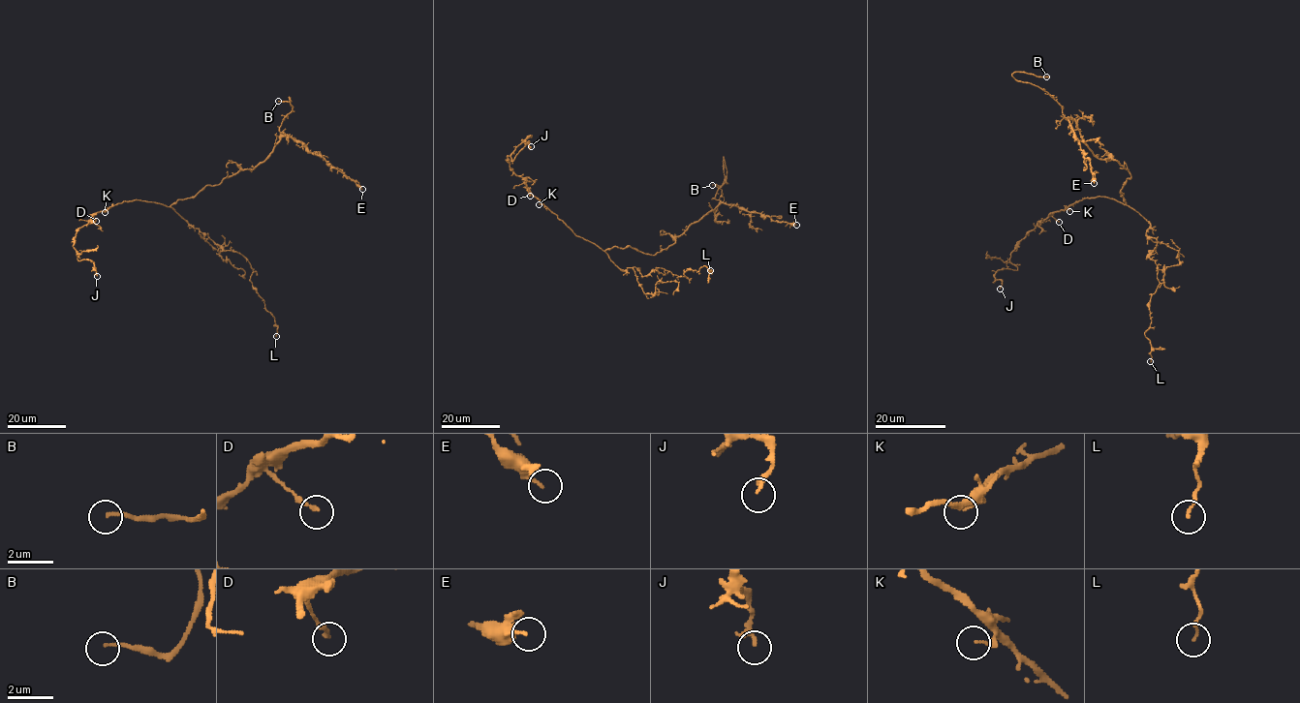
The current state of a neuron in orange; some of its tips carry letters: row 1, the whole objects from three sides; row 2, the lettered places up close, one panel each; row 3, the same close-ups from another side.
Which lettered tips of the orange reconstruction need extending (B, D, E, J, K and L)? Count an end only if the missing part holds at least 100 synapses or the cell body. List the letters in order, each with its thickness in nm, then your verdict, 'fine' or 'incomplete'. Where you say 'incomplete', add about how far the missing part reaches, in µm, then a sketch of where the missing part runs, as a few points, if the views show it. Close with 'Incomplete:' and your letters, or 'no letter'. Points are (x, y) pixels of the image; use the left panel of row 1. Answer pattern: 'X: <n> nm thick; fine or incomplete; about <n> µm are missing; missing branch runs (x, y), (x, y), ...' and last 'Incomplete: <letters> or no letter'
B: 160 nm thick; incomplete; about 20 µm are missing; missing branch runs (278, 101), (256, 105), (239, 118)
D: 150 nm thick; fine
E: 110 nm thick; fine
J: 240 nm thick; fine
K: 100 nm thick; fine
L: 120 nm thick; fine
Incomplete: B

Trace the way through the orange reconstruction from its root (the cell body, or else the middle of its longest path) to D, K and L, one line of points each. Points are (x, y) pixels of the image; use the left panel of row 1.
D: (194, 196), (179, 199), (170, 206), (139, 199), (123, 201), (97, 211), (93, 216), (96, 221)
K: (194, 196), (179, 199), (170, 206), (139, 199), (123, 201), (105, 212)
L: (194, 196), (170, 206), (216, 244), (236, 251), (248, 261), (253, 269), (250, 280), (274, 319), (276, 336)

